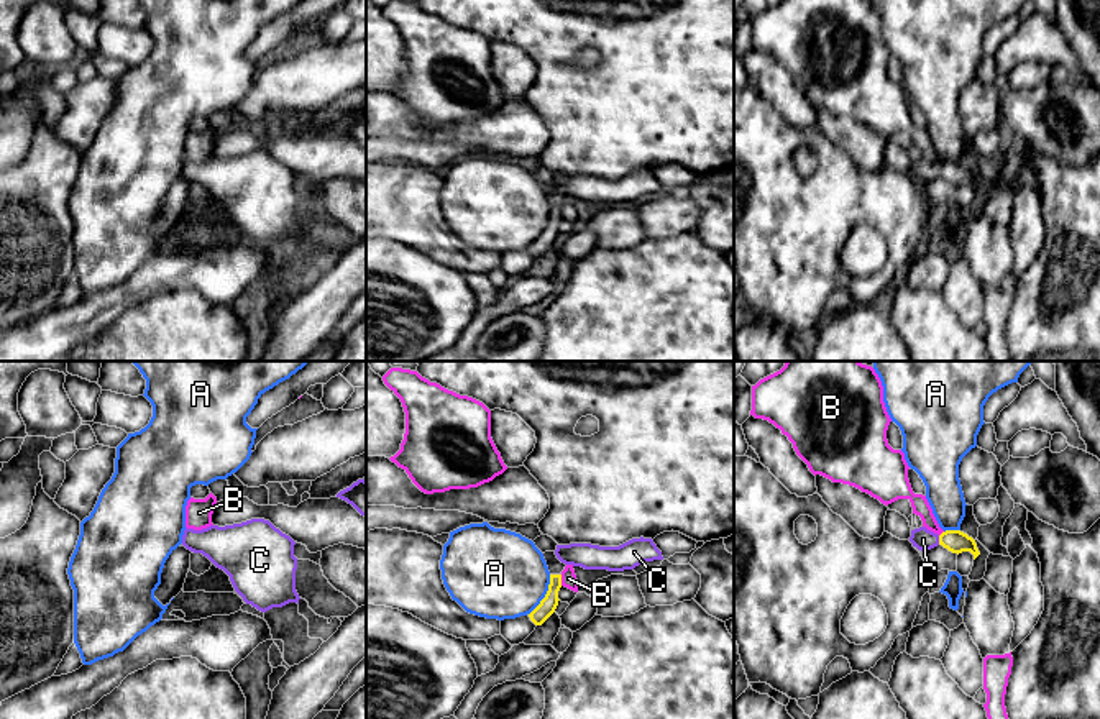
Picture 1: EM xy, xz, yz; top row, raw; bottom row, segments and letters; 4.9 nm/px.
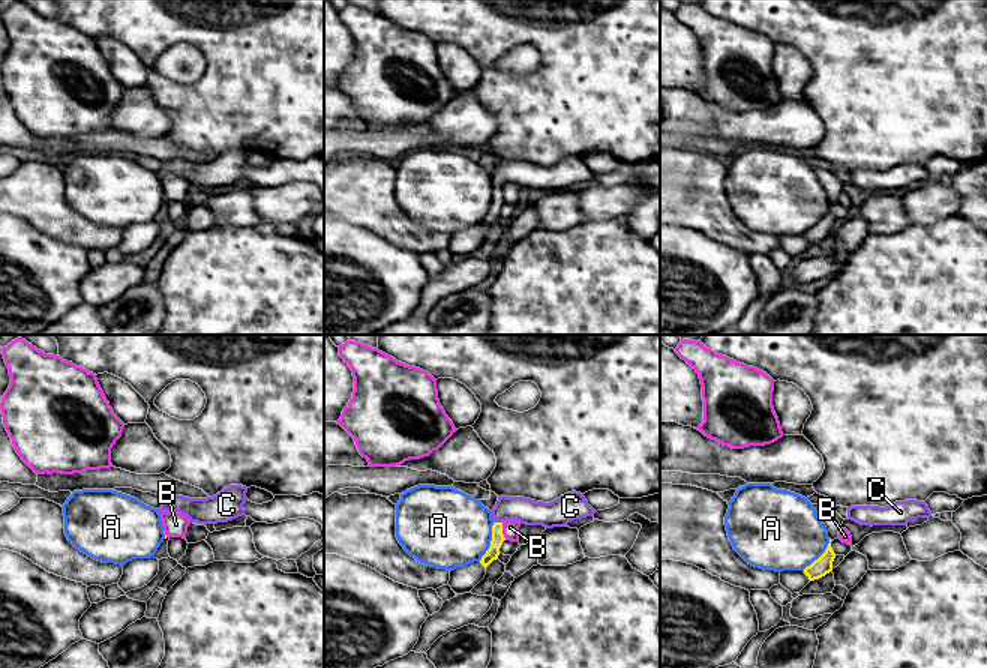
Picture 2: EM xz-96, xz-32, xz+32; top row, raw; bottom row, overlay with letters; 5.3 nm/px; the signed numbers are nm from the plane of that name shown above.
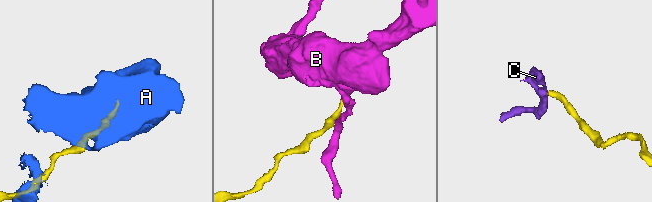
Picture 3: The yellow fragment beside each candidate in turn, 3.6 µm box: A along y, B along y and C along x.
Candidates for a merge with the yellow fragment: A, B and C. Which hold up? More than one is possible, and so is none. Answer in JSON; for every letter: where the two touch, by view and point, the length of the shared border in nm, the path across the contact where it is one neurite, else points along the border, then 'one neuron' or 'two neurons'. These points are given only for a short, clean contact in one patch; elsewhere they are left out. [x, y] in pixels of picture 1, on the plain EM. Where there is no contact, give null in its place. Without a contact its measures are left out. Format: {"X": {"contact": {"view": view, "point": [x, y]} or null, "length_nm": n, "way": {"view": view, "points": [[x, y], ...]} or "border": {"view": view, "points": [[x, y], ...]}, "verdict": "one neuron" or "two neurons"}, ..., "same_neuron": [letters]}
{"A": {"contact": {"view": "xz", "point": [545, 227]}, "length_nm": 220, "border": {"view": "xz", "points": [[550, 207], [545, 228], [529, 247]]}, "verdict": "two neurons"}, "B": {"contact": {"view": "xz", "point": [560, 212]}, "length_nm": 60, "border": {"view": "xz", "points": [[560, 207], [562, 217]]}, "verdict": "two neurons"}, "C": {"contact": {"view": "yz", "point": [939, 173]}, "length_nm": 50, "way": {"view": "yz", "points": [[954, 173], [939, 173], [923, 171]]}, "verdict": "one neuron"}, "same_neuron": ["C"]}

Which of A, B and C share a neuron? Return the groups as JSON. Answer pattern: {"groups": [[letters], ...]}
{"groups": [["A"], ["B"], ["C"]]}

